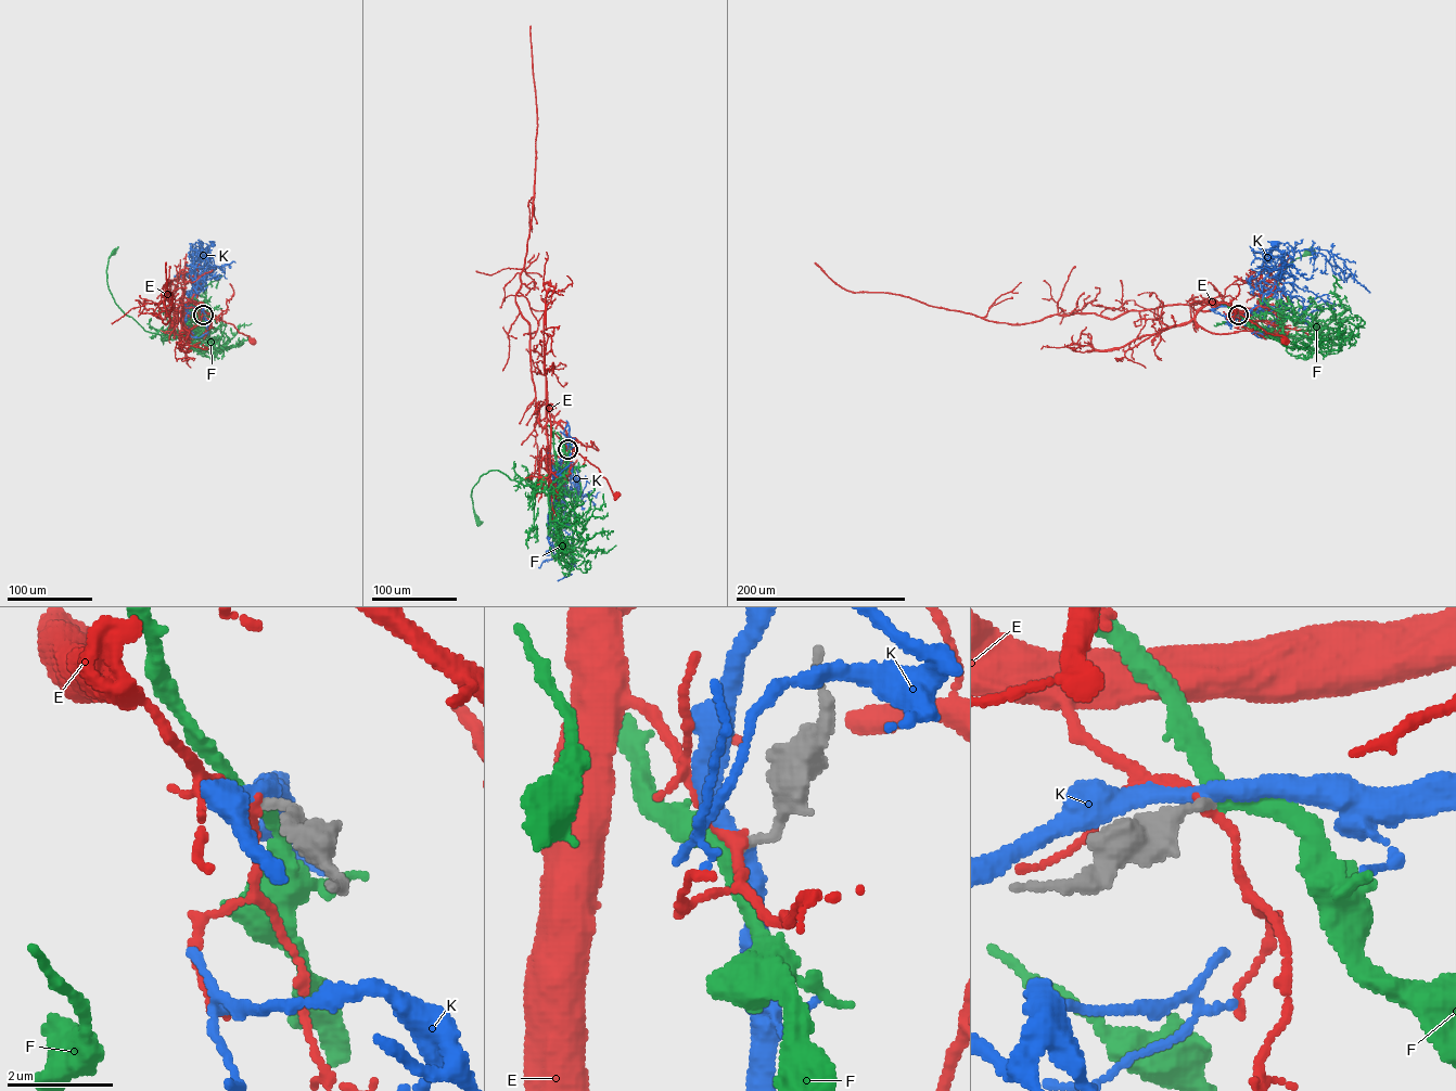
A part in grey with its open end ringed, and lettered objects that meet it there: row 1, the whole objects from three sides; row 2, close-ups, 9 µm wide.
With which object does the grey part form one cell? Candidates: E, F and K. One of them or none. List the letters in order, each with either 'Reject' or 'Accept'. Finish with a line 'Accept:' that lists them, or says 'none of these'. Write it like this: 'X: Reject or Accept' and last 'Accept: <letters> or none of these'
E: Reject
F: Accept
K: Reject
Accept: F

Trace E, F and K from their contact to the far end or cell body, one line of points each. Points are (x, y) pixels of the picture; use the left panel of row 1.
E: (203, 315), (203, 309), (232, 323), (252, 341)
F: (203, 315), (205, 328), (194, 337), (145, 331), (115, 304), (109, 287), (106, 268), (113, 253)
K: (203, 315), (196, 306), (195, 291), (213, 243)

